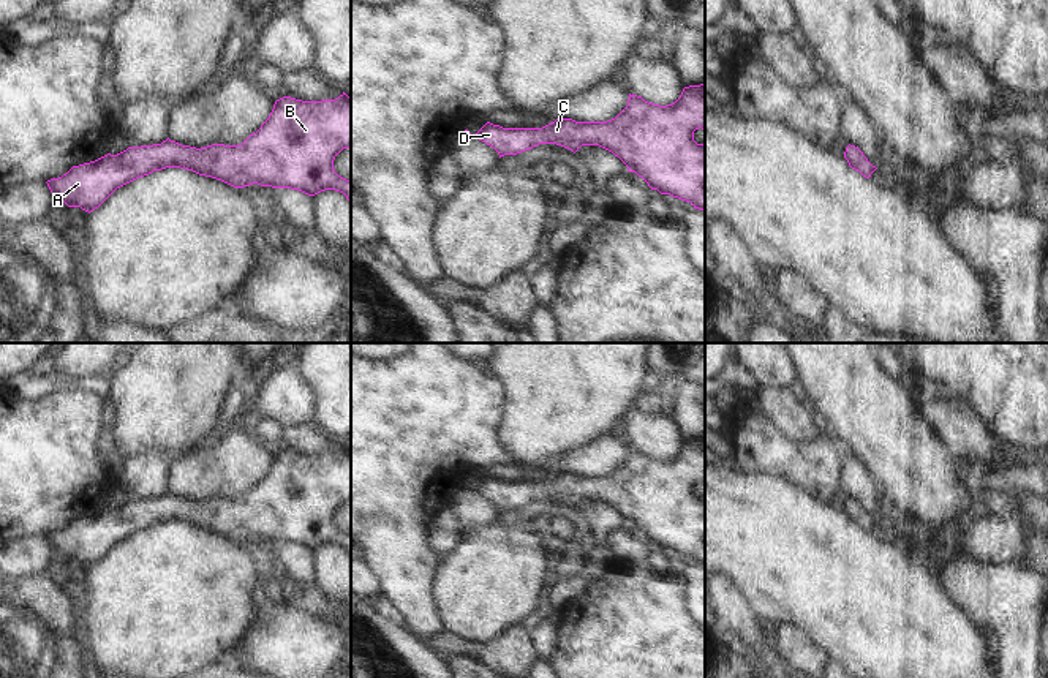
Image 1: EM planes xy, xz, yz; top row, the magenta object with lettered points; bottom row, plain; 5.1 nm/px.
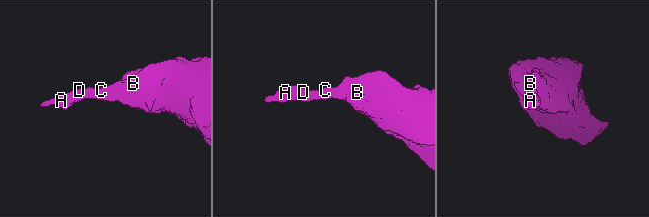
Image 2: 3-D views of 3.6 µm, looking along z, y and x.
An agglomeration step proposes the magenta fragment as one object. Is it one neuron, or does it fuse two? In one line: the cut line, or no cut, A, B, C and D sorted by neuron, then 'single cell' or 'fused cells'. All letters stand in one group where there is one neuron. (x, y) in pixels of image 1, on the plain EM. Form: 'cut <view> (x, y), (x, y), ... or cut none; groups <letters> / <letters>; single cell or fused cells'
cut none; groups A B C D; single cell

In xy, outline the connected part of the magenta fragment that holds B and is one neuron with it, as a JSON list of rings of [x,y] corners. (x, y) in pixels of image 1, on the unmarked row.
[[[345,446],[322,455],[283,450],[261,482],[242,498],[196,503],[168,492],[161,498],[128,501],[73,520],[46,537],[68,561],[89,567],[117,542],[166,522],[185,522],[234,542],[258,537],[308,550],[335,544],[351,558],[351,534],[334,523],[334,514],[343,503],[351,503],[351,450]]]

